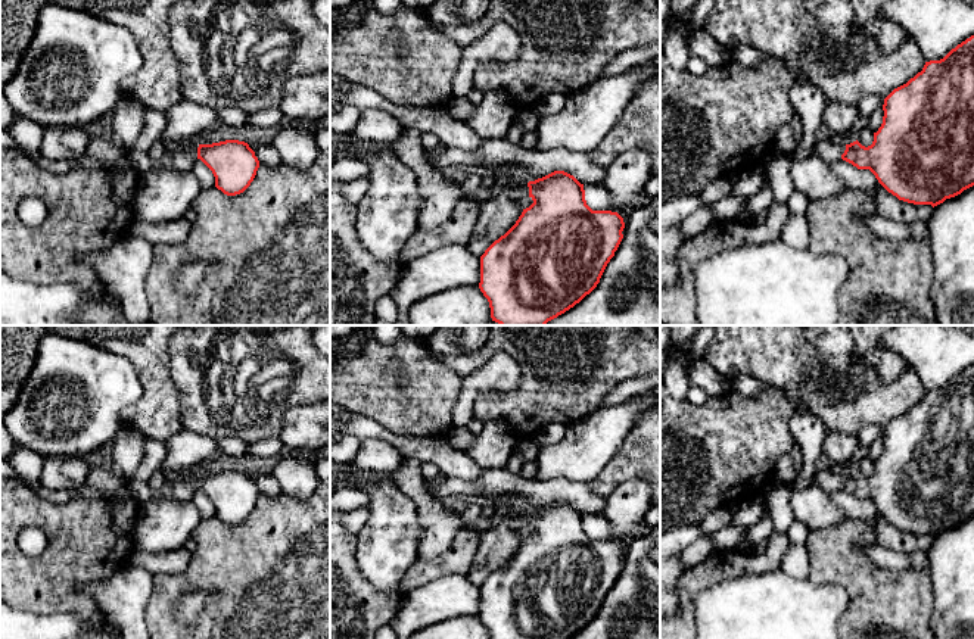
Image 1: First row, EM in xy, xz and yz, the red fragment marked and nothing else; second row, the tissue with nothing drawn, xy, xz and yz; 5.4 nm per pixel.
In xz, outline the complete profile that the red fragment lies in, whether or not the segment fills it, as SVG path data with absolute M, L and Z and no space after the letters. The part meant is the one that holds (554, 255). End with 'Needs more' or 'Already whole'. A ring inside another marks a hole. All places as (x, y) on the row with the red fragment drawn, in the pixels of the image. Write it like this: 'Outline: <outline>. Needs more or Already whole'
Outline: M507 169L504 183L528 186L533 203L480 256L479 289L500 325L545 325L589 294L617 250L625 222L617 212L592 211L584 184L564 171L535 181Z. Needs more

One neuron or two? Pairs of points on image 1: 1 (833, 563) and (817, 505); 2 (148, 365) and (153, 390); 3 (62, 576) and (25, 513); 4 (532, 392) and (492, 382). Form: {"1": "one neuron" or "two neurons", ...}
{"1": "two neurons", "2": "one neuron", "3": "one neuron", "4": "two neurons"}

